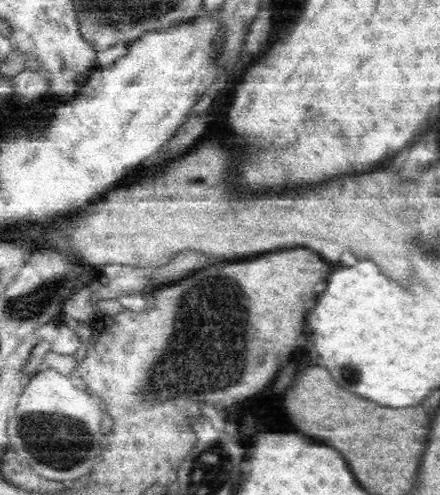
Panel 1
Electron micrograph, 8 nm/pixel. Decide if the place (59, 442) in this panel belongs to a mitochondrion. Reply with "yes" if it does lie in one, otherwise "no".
yes

